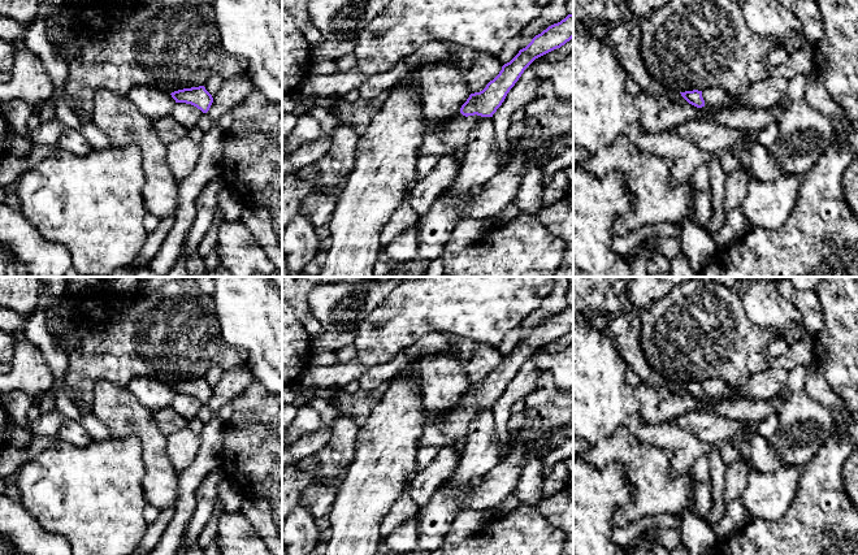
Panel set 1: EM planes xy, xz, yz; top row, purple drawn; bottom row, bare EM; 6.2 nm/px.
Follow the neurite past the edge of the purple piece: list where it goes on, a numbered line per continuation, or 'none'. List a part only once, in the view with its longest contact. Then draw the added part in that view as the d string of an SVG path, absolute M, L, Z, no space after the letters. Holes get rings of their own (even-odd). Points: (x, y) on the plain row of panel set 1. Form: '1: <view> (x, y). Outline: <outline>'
1: xz (454, 426). Outline: M460 406L436 421L429 419L425 424L420 446L434 446L441 448L443 445L455 441L464 441L469 424L482 409L484 408L477 406L468 408Z

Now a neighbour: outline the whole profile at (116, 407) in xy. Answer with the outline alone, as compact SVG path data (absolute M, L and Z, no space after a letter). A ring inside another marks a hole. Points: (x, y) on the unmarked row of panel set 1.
M98 380L91 406L92 413L109 429L109 438L135 437L142 447L146 474L142 486L146 499L157 510L174 508L178 473L166 451L166 435L157 428L153 412L143 406L127 387Z

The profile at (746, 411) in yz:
M784 395L767 400L751 400L748 398L733 398L723 402L714 402L705 396L699 399L702 411L724 416L733 421L740 421L746 426L751 422L762 422L767 417L776 415L783 406Z

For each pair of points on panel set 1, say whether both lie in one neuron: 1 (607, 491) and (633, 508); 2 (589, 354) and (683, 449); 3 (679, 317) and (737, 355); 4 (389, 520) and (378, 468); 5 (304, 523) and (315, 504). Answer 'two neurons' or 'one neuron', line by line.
1: two neurons
2: one neuron
3: one neuron
4: two neurons
5: two neurons

